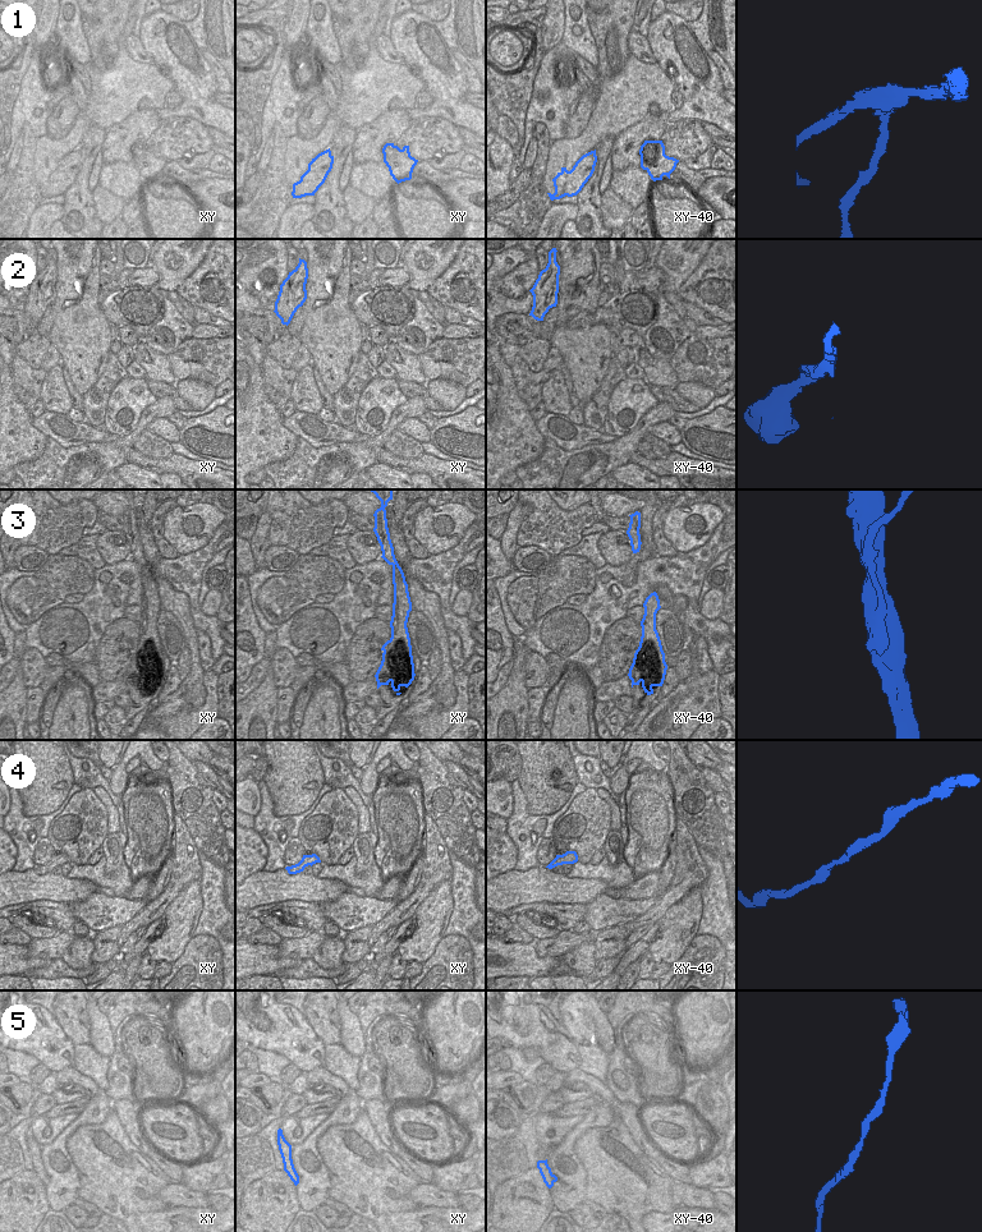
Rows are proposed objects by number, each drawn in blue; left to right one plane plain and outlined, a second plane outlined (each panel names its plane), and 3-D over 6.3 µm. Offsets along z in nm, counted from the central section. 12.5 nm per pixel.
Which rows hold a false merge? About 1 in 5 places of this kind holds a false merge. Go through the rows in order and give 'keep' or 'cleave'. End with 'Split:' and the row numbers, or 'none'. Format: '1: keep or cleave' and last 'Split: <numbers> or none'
1: keep
2: keep
3: cleave
4: keep
5: keep
Split: 3

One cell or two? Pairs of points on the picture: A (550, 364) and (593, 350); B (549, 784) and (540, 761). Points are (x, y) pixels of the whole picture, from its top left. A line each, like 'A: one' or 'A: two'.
A: two
B: one

